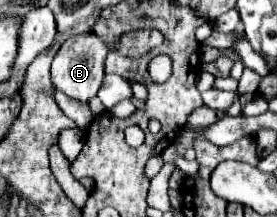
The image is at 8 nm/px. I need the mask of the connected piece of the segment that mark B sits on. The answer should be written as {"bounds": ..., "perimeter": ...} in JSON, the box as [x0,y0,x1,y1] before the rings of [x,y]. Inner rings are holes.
{"bounds":[52,30,110,102],"perimeter":[[[88,30],[84,34],[76,34],[74,38],[68,38],[52,62],[52,84],[56,90],[68,94],[70,98],[76,98],[80,102],[88,102],[92,96],[96,96],[102,78],[104,78],[104,60],[110,52],[108,42],[98,36],[94,30]]]}

